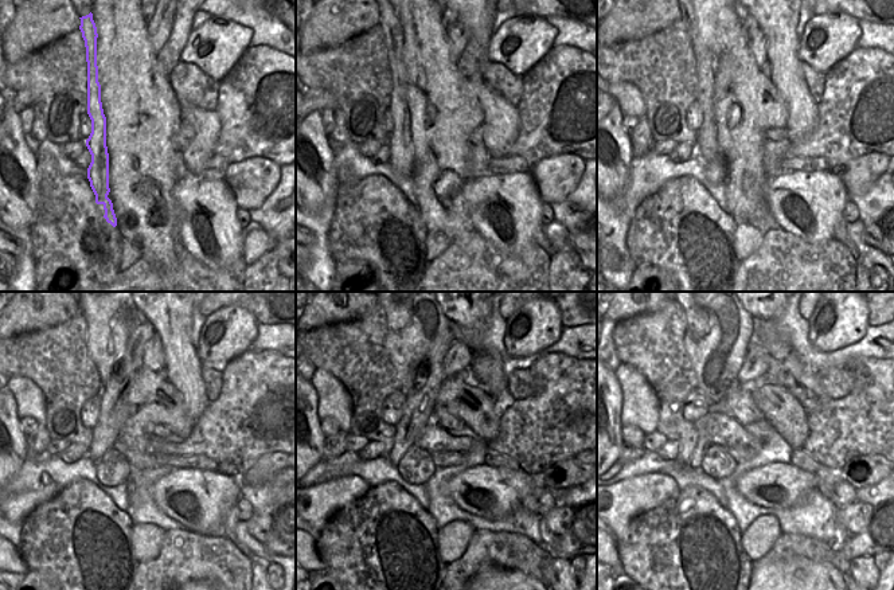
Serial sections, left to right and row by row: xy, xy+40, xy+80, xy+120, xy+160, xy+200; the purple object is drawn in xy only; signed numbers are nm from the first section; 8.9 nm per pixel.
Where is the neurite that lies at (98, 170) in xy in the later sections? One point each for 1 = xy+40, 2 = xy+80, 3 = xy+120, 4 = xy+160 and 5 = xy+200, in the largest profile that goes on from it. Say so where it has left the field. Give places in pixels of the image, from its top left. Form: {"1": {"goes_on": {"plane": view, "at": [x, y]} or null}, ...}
{"1": {"goes_on": {"plane": "xy+40", "at": [399, 140]}}, "2": {"goes_on": {"plane": "xy+80", "at": [705, 61]}}, "3": {"goes_on": {"plane": "xy+120", "at": [112, 397]}}, "4": {"goes_on": {"plane": "xy+160", "at": [412, 401]}}, "5": {"goes_on": {"plane": "xy+200", "at": [714, 405]}}}

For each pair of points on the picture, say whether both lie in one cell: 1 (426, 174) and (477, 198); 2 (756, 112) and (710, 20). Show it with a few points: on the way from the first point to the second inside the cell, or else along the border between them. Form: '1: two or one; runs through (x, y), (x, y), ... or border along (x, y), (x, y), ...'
1: two; border along (467, 179), (463, 187), (463, 198), (471, 222)
2: two; border along (715, 14), (718, 58)

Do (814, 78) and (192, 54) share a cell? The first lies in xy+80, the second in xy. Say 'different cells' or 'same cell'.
different cells

